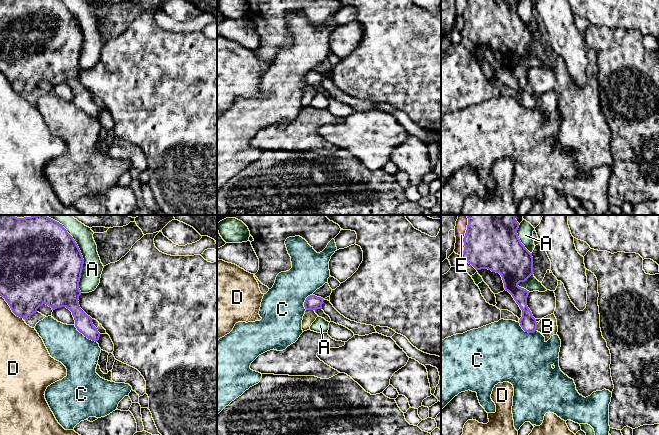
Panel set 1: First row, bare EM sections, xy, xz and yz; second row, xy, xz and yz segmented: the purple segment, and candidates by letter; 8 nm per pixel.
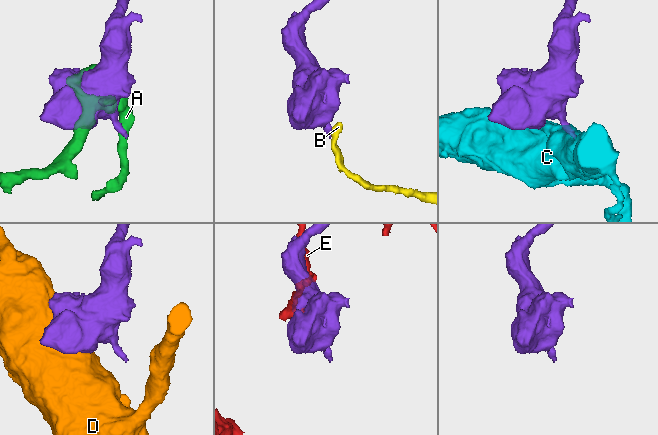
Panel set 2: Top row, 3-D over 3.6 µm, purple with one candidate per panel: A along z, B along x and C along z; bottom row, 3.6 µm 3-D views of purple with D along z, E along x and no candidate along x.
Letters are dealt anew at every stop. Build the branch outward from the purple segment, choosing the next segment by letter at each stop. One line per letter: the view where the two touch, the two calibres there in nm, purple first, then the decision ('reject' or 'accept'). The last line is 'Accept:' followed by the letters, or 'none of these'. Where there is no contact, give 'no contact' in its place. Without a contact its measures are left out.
A: contact in xy; calibres 500 and 160 nm; reject
B: contact in xz; calibres 120 and 100 nm; reject
C: contact in xy; calibres 140 and 300 nm; reject
D: contact in xy; calibres 440 and 280 nm; reject
E: contact in yz; calibres 360 and 100 nm; reject
Accept: none of these

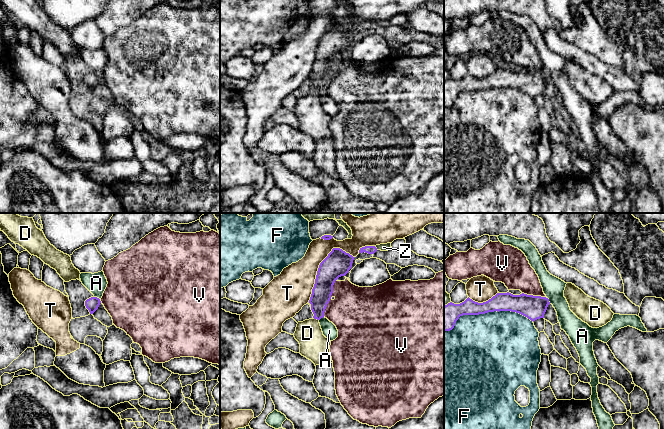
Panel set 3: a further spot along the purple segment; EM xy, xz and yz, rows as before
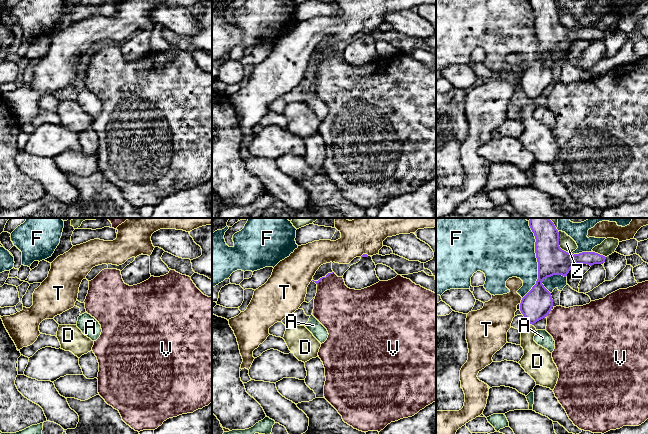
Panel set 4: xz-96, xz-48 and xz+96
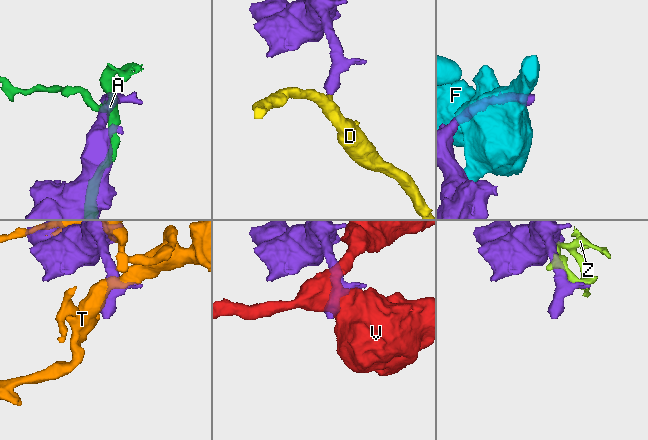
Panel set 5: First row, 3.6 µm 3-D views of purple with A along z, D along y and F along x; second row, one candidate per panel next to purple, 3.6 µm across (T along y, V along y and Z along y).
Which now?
A: contact in xy; calibres 110 and 170 nm; reject
D: contact in xz; calibres 160 and 220 nm; accept
F: contact in yz; calibres 140 and 500 nm; reject
T: contact in xz; calibres 200 and 280 nm; reject
V: contact in xz; calibres 190 and 420 nm; reject
Z: contact in xz; calibres 60 and 60 nm; reject
Accept: D

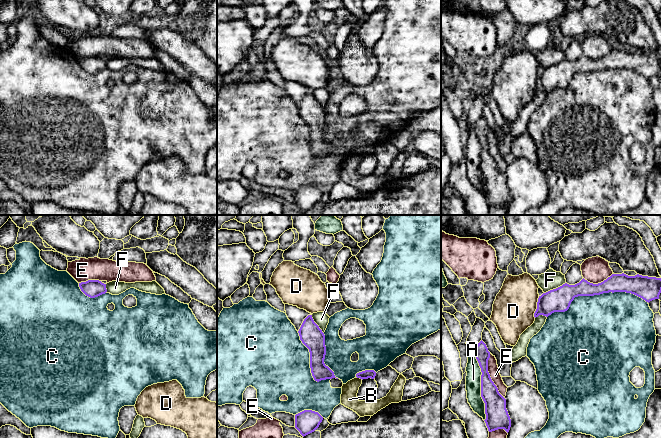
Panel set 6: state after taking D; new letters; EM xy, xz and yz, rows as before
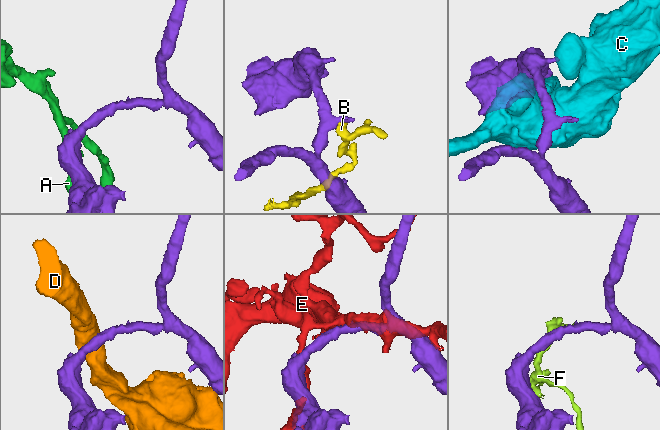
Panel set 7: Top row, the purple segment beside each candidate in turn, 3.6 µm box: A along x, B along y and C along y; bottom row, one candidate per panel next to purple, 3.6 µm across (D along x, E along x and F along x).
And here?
A: contact in yz; calibres 180 and 130 nm; reject
B: contact in xz; calibres 70 and 140 nm; reject
C: contact in yz; calibres 160 and 480 nm; reject
D: contact in yz; calibres 190 and 340 nm; reject
E: contact in yz; calibres 180 and 90 nm; reject
F: contact in yz; calibres 190 and 150 nm; reject
Accept: none of these

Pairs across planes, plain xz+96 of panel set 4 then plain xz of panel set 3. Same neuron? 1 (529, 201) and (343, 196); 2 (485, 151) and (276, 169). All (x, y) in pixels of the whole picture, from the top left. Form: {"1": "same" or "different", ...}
{"1": "different", "2": "different"}

